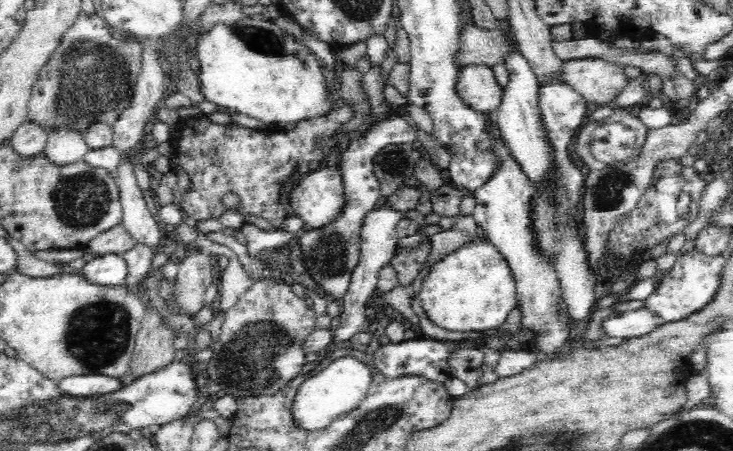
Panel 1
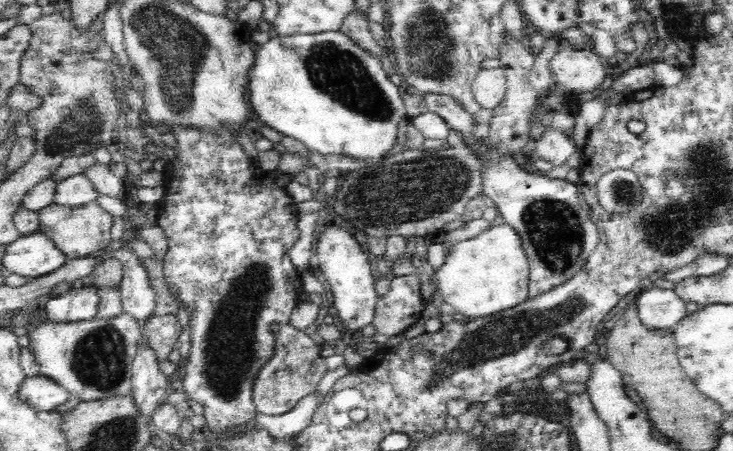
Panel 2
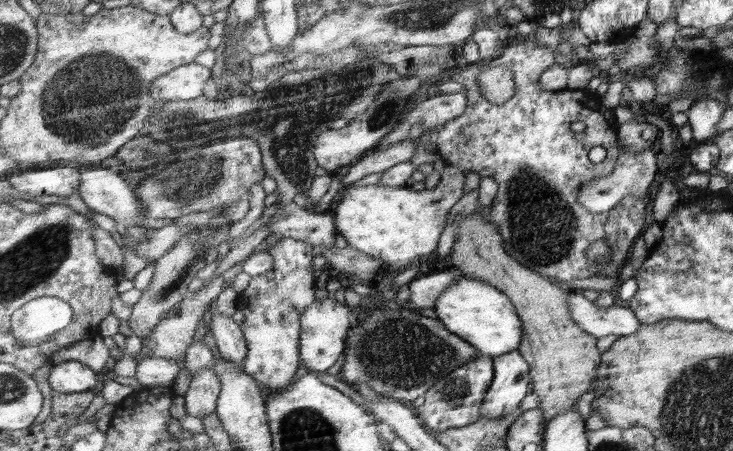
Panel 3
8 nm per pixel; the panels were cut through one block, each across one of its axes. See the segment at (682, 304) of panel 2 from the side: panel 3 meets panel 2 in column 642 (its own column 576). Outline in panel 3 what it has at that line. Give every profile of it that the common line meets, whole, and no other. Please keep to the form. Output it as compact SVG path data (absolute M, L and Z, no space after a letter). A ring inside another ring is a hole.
M572 290L568 294L568 307L575 323L595 338L629 336L642 325L630 307L599 306L595 300L583 296L580 290Z

